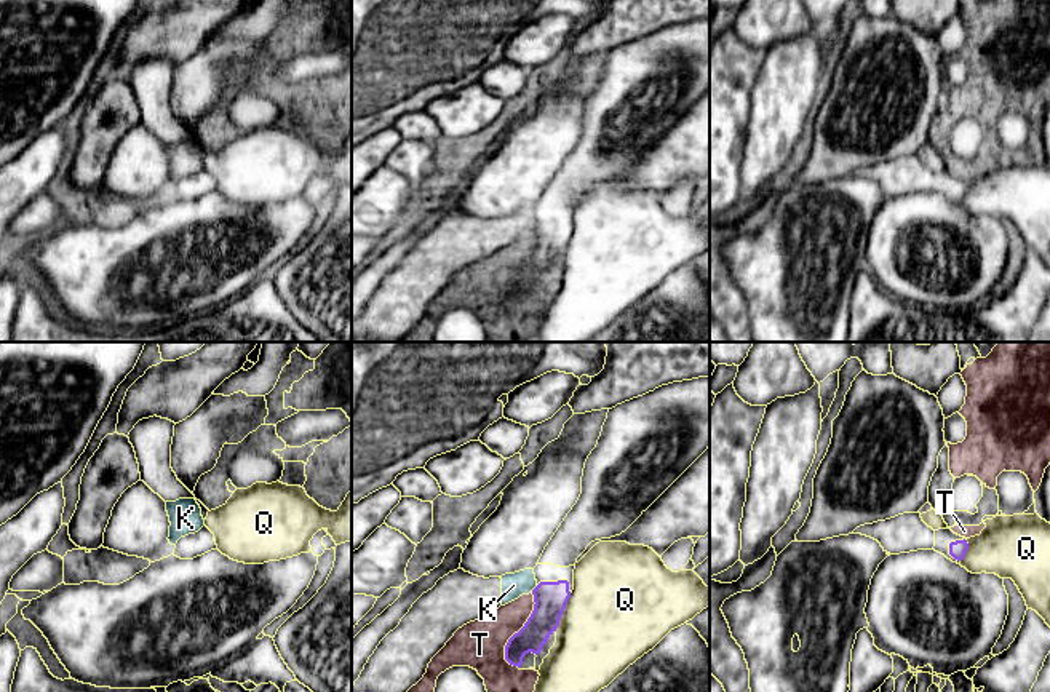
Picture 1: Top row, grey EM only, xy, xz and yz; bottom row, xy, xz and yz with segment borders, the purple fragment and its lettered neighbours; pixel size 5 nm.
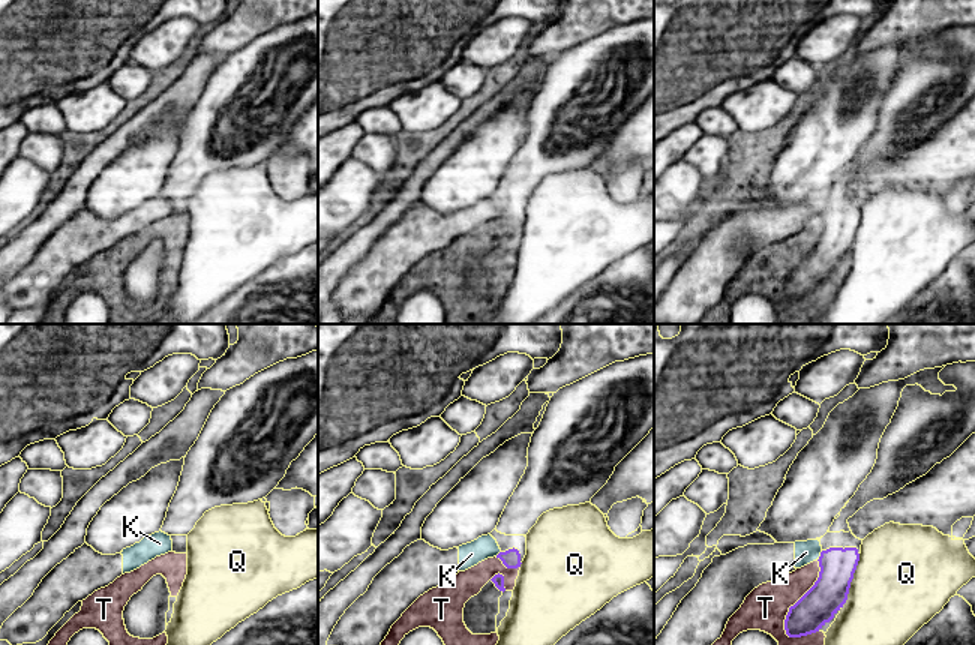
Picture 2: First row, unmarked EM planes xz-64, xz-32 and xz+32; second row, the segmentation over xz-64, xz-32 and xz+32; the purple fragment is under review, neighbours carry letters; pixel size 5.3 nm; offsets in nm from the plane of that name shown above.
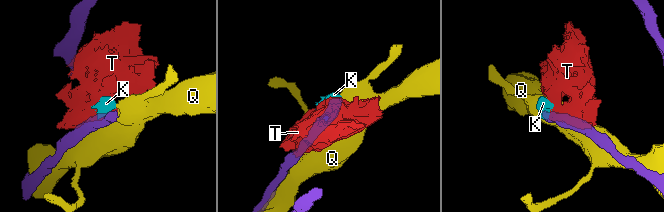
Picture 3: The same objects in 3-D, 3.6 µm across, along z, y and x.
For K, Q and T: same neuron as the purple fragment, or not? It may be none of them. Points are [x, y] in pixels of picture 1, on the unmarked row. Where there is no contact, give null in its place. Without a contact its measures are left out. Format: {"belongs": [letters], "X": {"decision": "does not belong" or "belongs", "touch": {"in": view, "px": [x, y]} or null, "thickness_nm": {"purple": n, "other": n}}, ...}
{"belongs": [], "K": {"decision": "does not belong", "touch": {"in": "xz", "px": [534, 230]}, "thickness_nm": {"purple": 170, "other": 130}}, "Q": {"decision": "does not belong", "touch": {"in": "xz", "px": [563, 253]}, "thickness_nm": {"purple": 170, "other": 480}}, "T": {"decision": "does not belong", "touch": {"in": "xz", "px": [515, 275]}, "thickness_nm": {"purple": 170, "other": 240}}}

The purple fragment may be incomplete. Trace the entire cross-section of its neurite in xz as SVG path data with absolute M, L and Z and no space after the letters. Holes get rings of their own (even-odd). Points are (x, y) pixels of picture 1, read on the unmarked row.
M710 19L673 24L609 51L596 89L585 104L582 136L537 208L534 253L505 288L505 302L521 308L526 296L540 296L556 273L574 232L577 200L601 181L625 174L710 89Z

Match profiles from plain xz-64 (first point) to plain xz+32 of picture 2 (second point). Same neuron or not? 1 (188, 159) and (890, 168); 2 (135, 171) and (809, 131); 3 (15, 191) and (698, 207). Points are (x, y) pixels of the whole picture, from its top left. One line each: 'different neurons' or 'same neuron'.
1: different neurons
2: same neuron
3: different neurons

